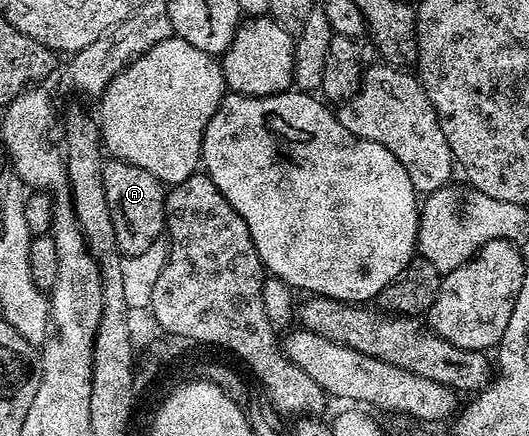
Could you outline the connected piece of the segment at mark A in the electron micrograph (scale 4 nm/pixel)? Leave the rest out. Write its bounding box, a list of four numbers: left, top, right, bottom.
[103,159,166,257]

